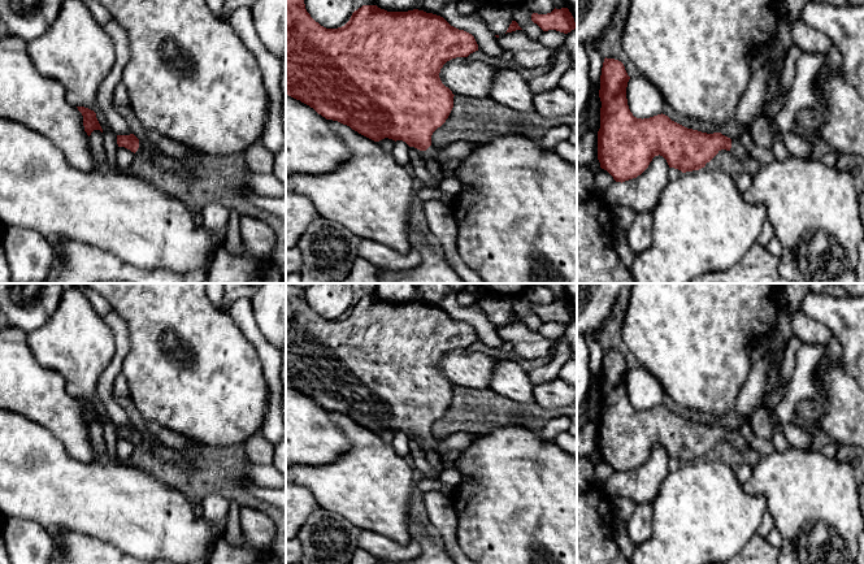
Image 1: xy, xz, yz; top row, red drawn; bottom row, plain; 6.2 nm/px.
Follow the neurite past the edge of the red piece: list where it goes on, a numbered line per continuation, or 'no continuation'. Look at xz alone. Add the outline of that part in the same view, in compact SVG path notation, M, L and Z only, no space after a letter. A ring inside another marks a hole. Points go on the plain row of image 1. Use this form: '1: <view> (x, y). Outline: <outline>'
1: xz (448, 458). Outline: M430 437L426 442L422 442L422 447L425 450L438 452L440 455L444 468L453 468L455 463L461 455L461 451L444 450L443 446L440 444L440 441L435 439L434 437Z

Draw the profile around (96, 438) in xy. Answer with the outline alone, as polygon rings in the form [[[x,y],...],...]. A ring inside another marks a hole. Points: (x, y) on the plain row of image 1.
[[[94,421],[90,426],[90,441],[95,454],[104,459],[105,442],[103,438],[103,424],[100,421]]]

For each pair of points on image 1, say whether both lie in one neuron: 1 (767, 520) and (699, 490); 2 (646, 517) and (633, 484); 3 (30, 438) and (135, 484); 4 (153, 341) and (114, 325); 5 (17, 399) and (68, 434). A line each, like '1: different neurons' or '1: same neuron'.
1: different neurons
2: different neurons
3: same neuron
4: different neurons
5: same neuron

